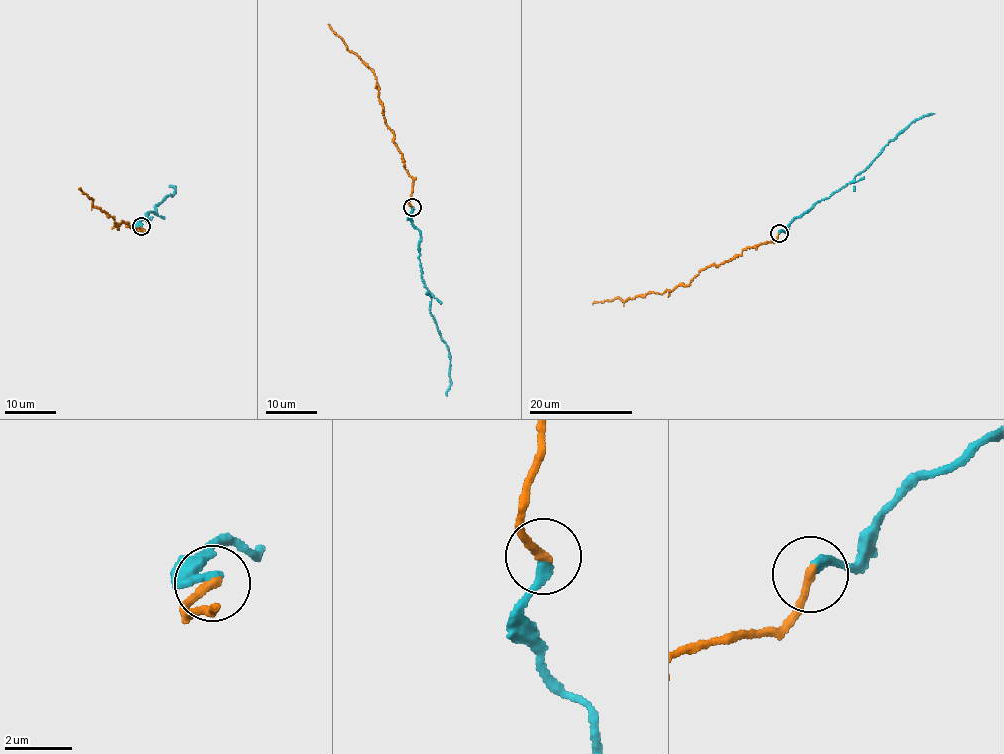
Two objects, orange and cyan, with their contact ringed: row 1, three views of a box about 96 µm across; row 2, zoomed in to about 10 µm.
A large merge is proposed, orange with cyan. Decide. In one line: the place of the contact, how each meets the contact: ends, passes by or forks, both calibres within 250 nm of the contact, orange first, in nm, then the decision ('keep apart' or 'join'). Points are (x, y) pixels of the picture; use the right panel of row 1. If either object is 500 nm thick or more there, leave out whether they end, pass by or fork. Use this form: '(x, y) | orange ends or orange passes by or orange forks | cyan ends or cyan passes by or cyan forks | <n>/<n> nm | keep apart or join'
(779, 233) | orange ends | cyan ends | 260/280 nm | join

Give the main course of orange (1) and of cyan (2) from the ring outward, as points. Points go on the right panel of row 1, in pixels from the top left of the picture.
1: (778, 233), (772, 241), (745, 248), (740, 254), (703, 268), (687, 285), (625, 301), (616, 298), (592, 304)
2: (778, 232), (787, 230), (796, 218), (854, 179), (905, 128), (934, 113)

